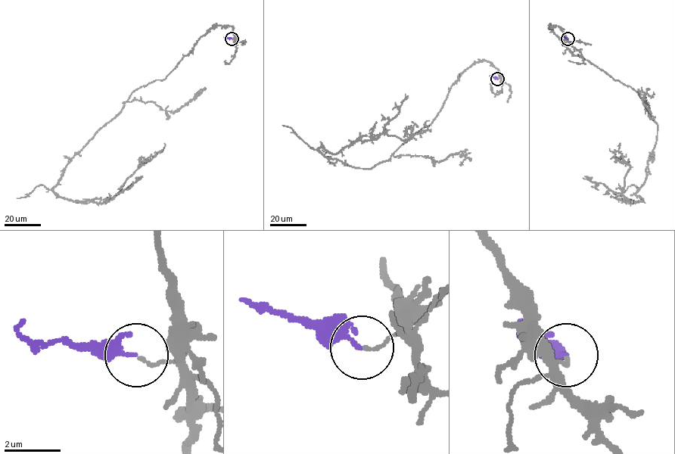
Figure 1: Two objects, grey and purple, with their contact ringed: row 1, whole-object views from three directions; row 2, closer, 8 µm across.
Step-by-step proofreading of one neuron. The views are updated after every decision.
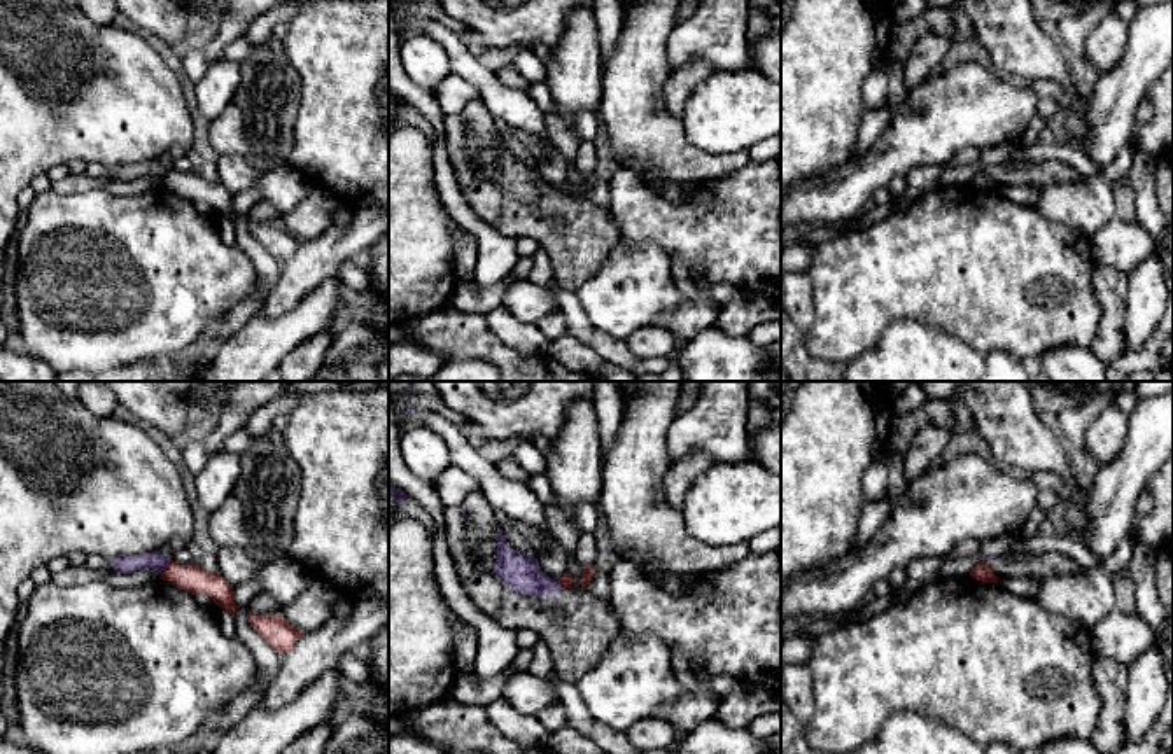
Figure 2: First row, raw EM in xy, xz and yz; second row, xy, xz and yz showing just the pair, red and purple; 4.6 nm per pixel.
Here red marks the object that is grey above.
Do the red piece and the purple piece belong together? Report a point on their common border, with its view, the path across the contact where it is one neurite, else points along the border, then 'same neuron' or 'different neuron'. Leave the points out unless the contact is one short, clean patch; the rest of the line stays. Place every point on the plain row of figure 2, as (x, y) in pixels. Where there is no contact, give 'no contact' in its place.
contact xy (165, 175); border xy (172, 168), (160, 181); different neuron

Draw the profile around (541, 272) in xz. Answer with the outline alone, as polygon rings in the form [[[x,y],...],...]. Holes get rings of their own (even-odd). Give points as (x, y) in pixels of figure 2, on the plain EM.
[[[539,247],[530,259],[532,259],[532,269],[529,275],[530,280],[536,280],[541,285],[548,285],[550,282],[555,280],[550,254],[543,247]]]

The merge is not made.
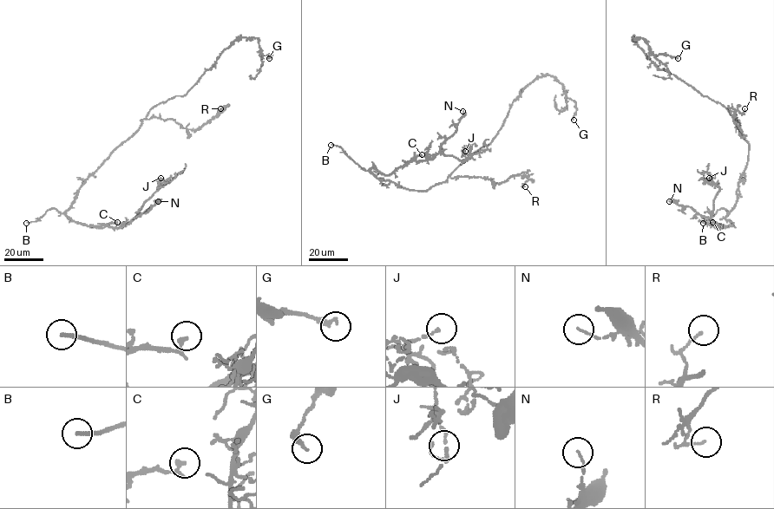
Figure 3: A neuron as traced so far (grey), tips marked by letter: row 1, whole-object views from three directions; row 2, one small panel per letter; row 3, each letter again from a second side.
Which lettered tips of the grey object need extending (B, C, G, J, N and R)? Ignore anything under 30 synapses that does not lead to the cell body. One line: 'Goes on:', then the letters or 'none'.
Goes on: B

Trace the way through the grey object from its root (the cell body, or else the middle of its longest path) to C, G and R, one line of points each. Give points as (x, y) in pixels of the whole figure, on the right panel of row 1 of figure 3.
C: (742, 134), (749, 143), (748, 160), (738, 183), (737, 202), (725, 217), (732, 224), (719, 225), (712, 222)
G: (742, 134), (738, 122), (725, 107), (659, 70), (633, 37), (642, 38), (653, 55), (678, 58)
R: (742, 134), (730, 109), (742, 113), (744, 108)

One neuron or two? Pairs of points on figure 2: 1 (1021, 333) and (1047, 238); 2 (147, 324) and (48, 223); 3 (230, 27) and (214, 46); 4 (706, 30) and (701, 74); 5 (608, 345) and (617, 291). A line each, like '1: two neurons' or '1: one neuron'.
1: one neuron
2: one neuron
3: one neuron
4: two neurons
5: two neurons

